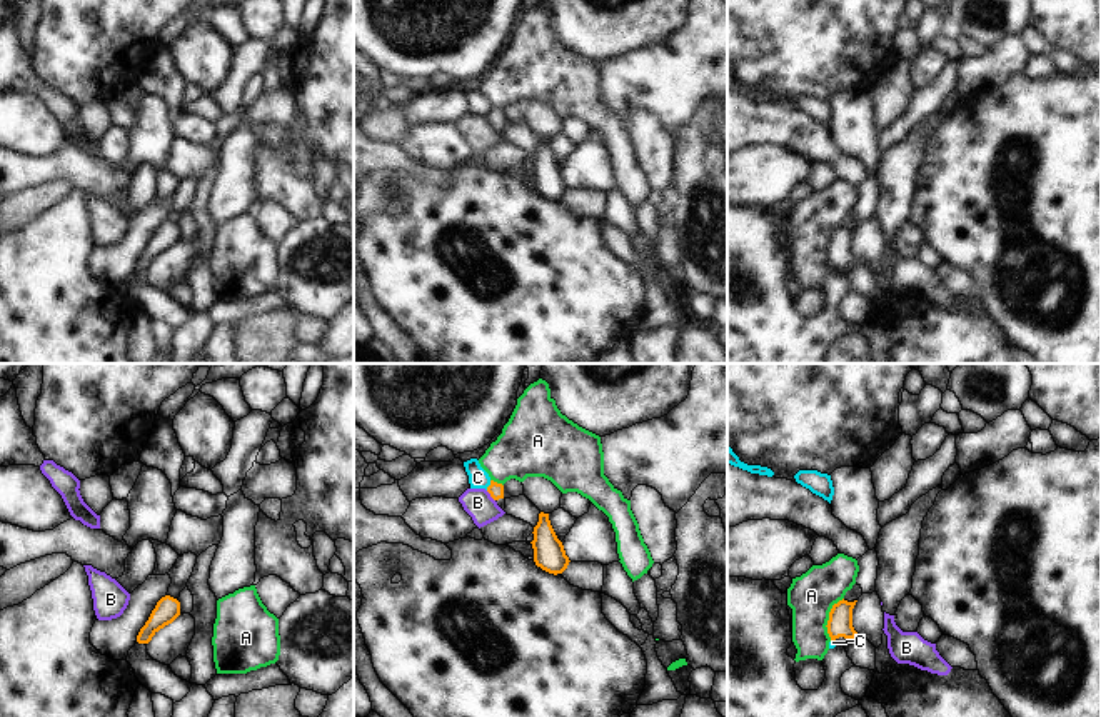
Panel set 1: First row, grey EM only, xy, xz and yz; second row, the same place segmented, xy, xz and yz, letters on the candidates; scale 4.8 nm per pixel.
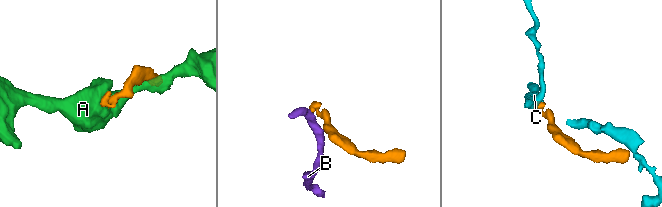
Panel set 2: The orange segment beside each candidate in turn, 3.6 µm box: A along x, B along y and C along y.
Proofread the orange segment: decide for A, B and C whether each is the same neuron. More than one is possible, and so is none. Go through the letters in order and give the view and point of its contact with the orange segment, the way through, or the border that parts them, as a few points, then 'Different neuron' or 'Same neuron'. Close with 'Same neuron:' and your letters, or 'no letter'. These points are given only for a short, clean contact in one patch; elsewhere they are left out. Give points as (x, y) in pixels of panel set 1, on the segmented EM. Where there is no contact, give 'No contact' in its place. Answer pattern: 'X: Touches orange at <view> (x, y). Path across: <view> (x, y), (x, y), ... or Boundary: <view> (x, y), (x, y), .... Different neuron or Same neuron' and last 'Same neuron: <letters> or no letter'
A: Touches orange at yz (829, 617). Different neuron
B: Touches orange at xz (491, 496). Boundary: xz (486, 491), (494, 501). Different neuron
C: Touches orange at xz (489, 486). Boundary: xz (491, 481), (486, 489). Different neuron
Same neuron: no letter

